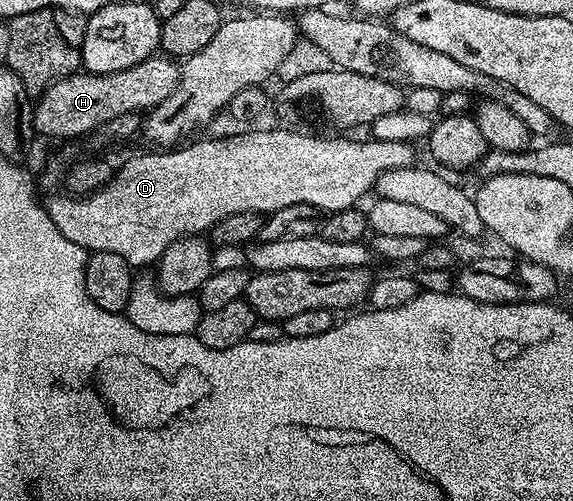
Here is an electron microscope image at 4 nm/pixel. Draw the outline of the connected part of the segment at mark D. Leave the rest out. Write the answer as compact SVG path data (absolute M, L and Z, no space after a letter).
M287 126L279 127L283 128L271 128L268 132L243 132L240 136L227 136L224 140L196 139L191 142L196 144L188 143L170 150L147 150L151 152L144 156L131 156L120 168L118 166L111 180L98 191L78 198L71 194L48 195L51 197L45 200L47 213L53 226L57 226L69 242L81 246L88 253L121 254L132 269L139 270L142 264L154 265L158 262L173 242L206 233L206 228L214 229L233 214L270 214L284 206L298 204L308 204L323 214L354 208L367 191L370 193L374 189L381 174L410 168L416 163L415 148L405 141L306 136L303 132L290 132Z

